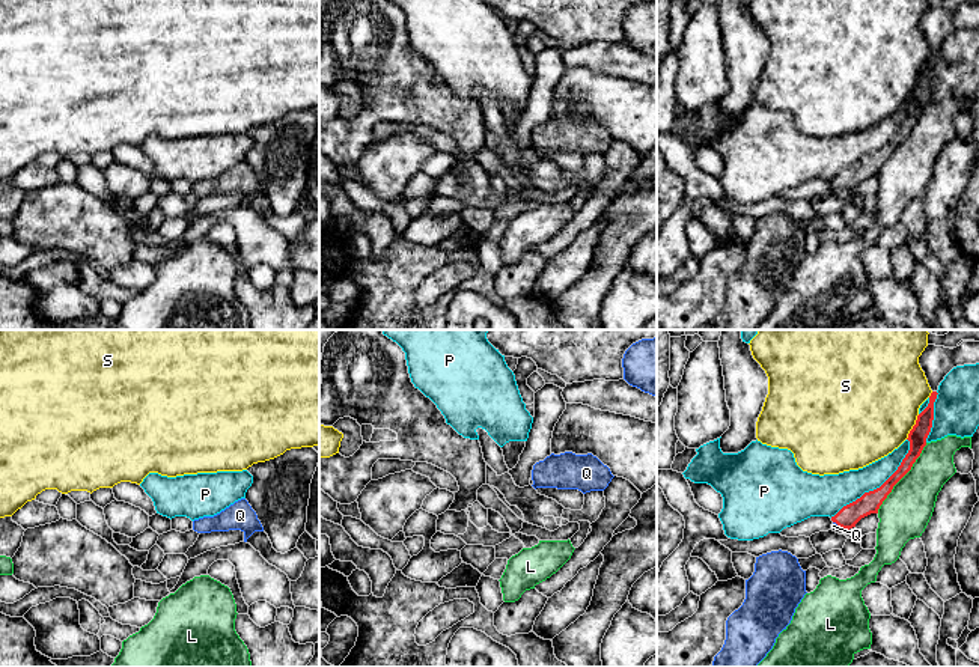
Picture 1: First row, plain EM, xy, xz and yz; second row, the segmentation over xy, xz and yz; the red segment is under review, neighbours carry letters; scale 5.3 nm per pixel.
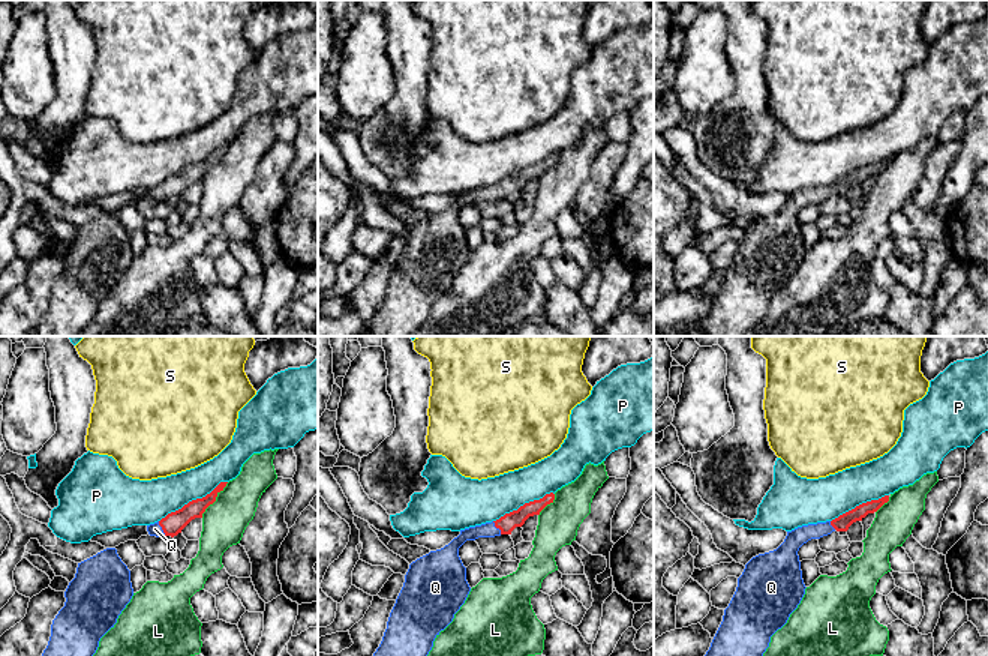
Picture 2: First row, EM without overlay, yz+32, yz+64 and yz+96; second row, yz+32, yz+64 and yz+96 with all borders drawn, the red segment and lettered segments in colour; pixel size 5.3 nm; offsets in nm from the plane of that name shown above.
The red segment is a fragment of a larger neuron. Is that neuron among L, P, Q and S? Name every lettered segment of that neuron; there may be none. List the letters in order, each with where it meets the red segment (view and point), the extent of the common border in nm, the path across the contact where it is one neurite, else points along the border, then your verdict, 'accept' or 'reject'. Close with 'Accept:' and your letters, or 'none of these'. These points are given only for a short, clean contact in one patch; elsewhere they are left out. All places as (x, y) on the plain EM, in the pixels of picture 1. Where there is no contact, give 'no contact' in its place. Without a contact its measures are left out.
L: meets red in yz at (902, 139); contact 460 nm long; reject
P: meets red in yz at (877, 151); contact 600 nm long; reject
Q: meets red in yz at (836, 185); contact 40 nm long; runs through yz (869, 164), (836, 185), (833, 188); accept
S: meets red in yz at (913, 89); contact 150 nm long; reject
Accept: Q

